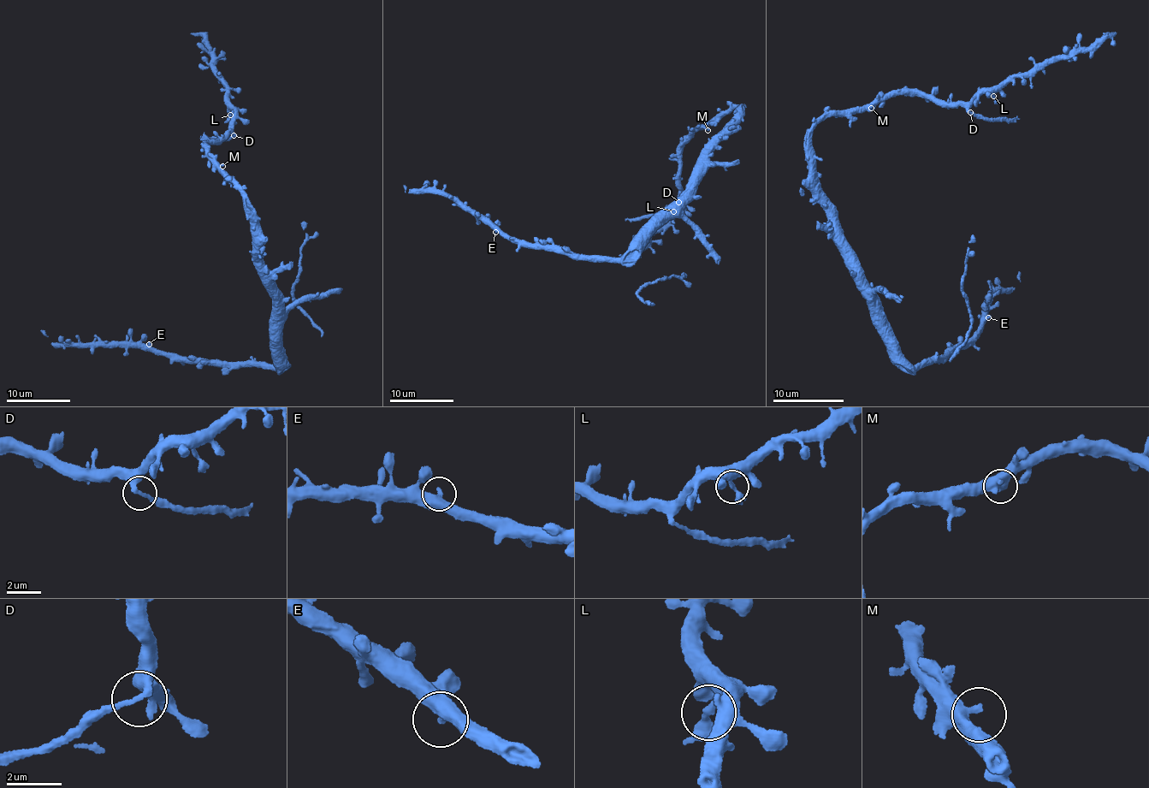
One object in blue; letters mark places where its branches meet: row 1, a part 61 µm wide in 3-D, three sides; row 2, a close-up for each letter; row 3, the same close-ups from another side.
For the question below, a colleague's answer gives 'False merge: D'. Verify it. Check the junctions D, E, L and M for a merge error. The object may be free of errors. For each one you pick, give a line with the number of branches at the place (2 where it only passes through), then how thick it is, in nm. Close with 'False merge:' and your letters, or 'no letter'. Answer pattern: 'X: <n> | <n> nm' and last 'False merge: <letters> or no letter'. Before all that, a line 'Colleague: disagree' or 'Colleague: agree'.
Colleague: agree
D: 2 | 240 nm
False merge: D

